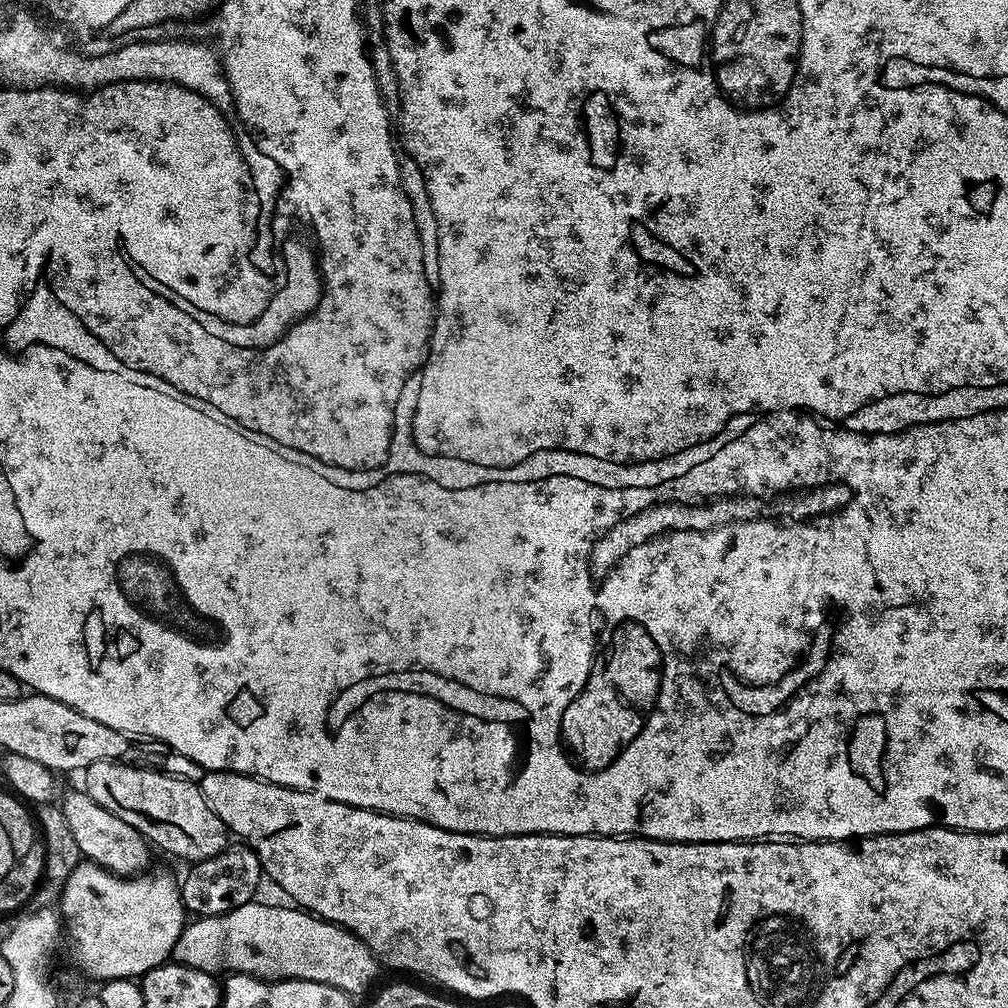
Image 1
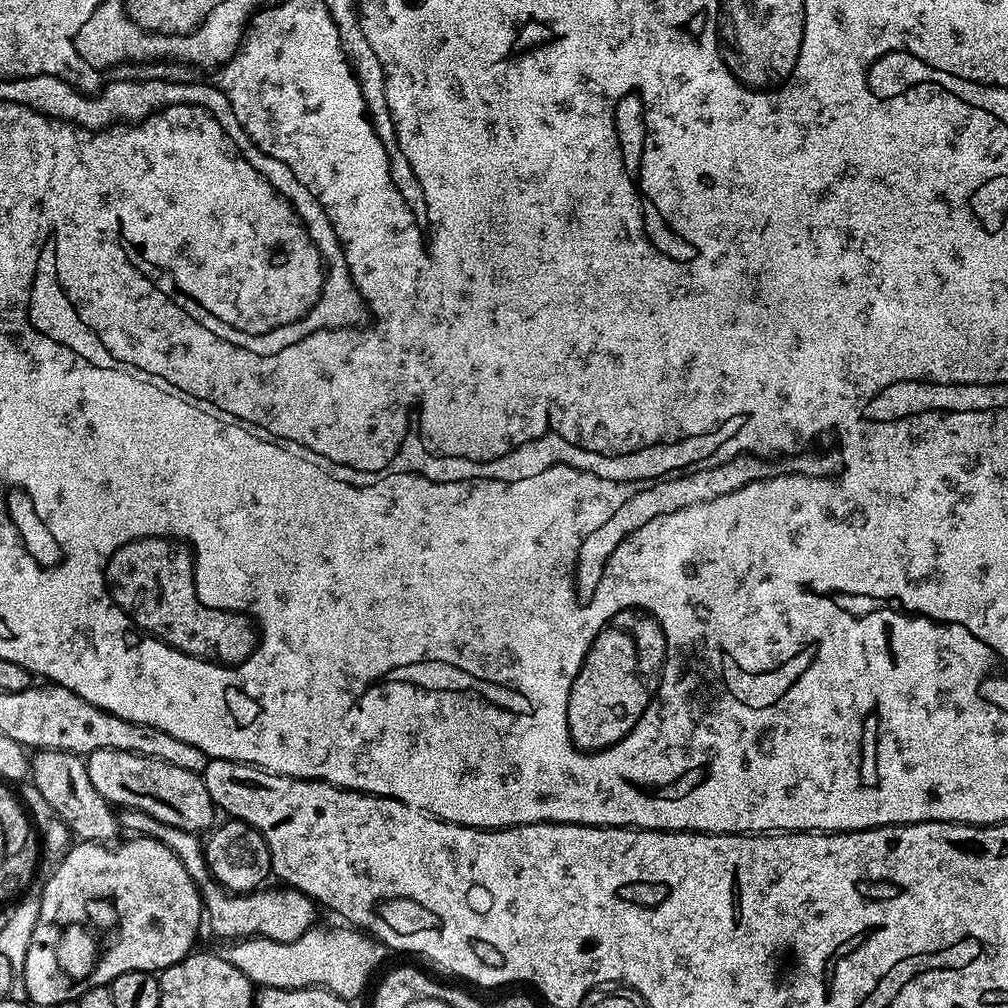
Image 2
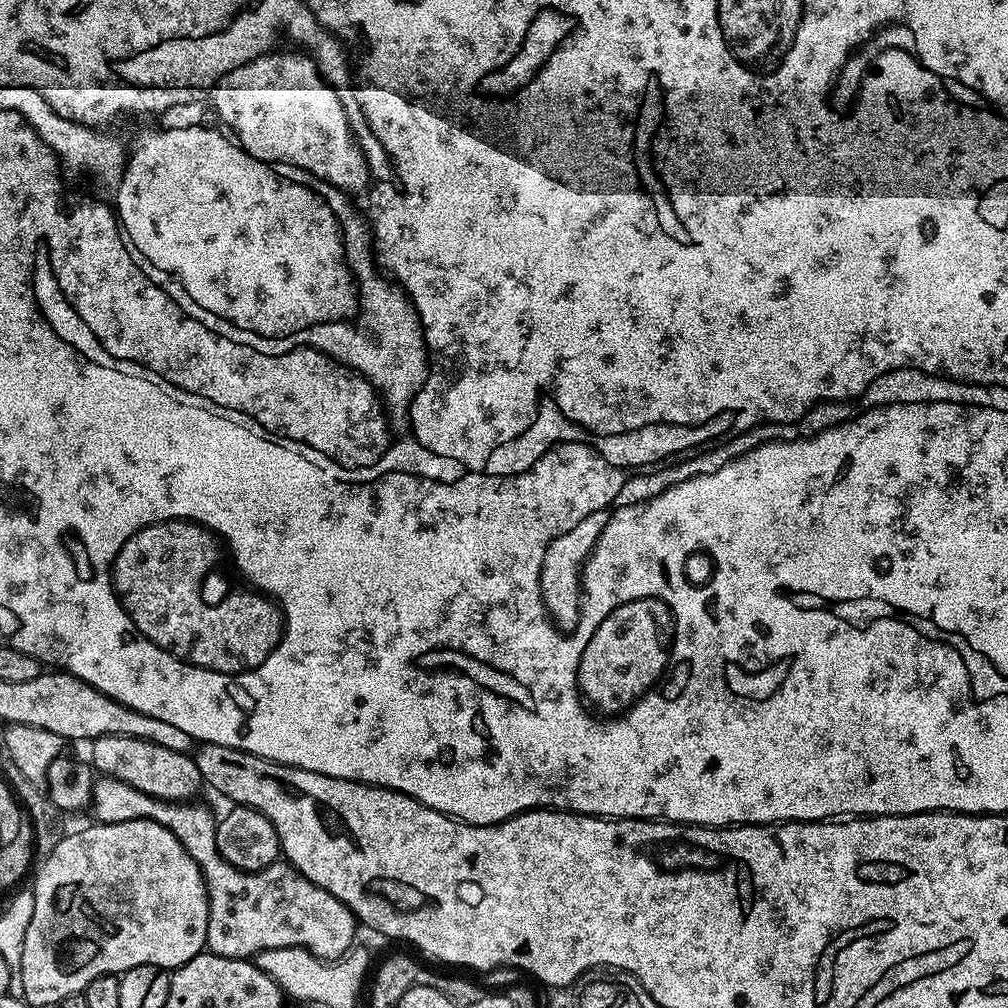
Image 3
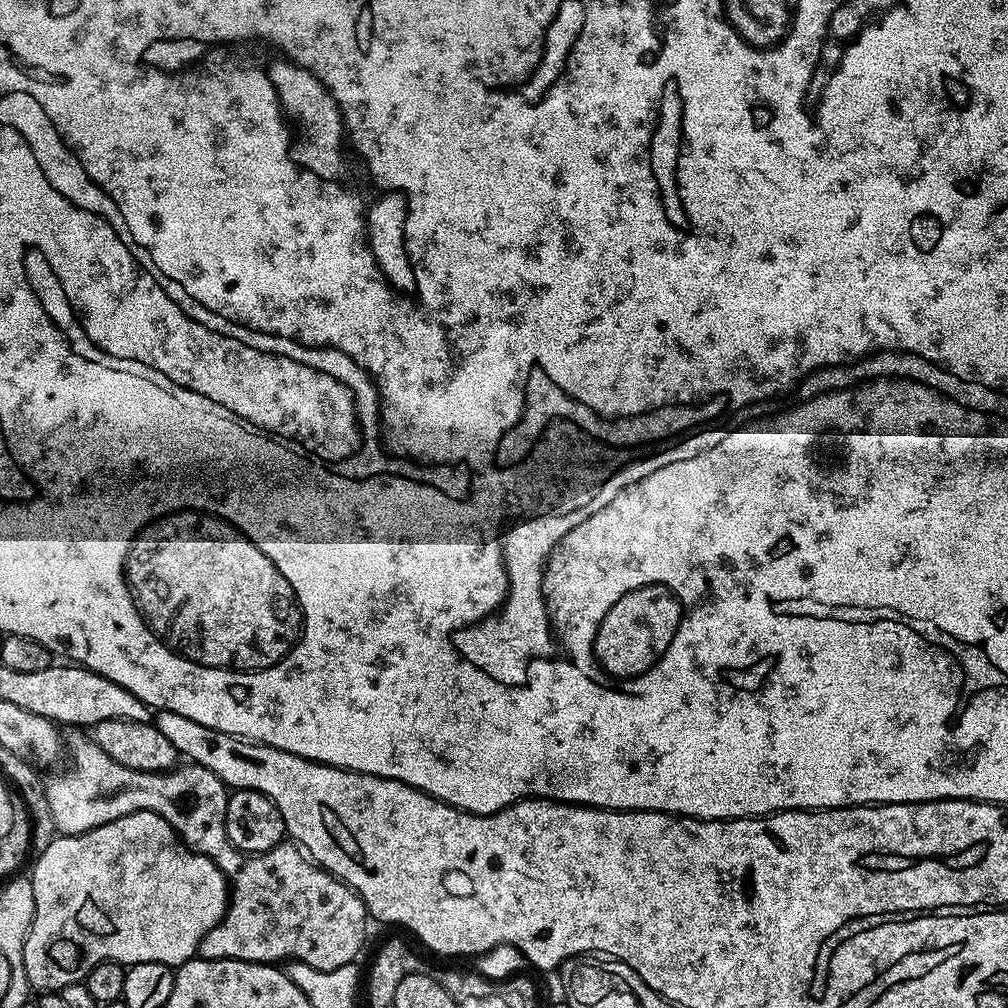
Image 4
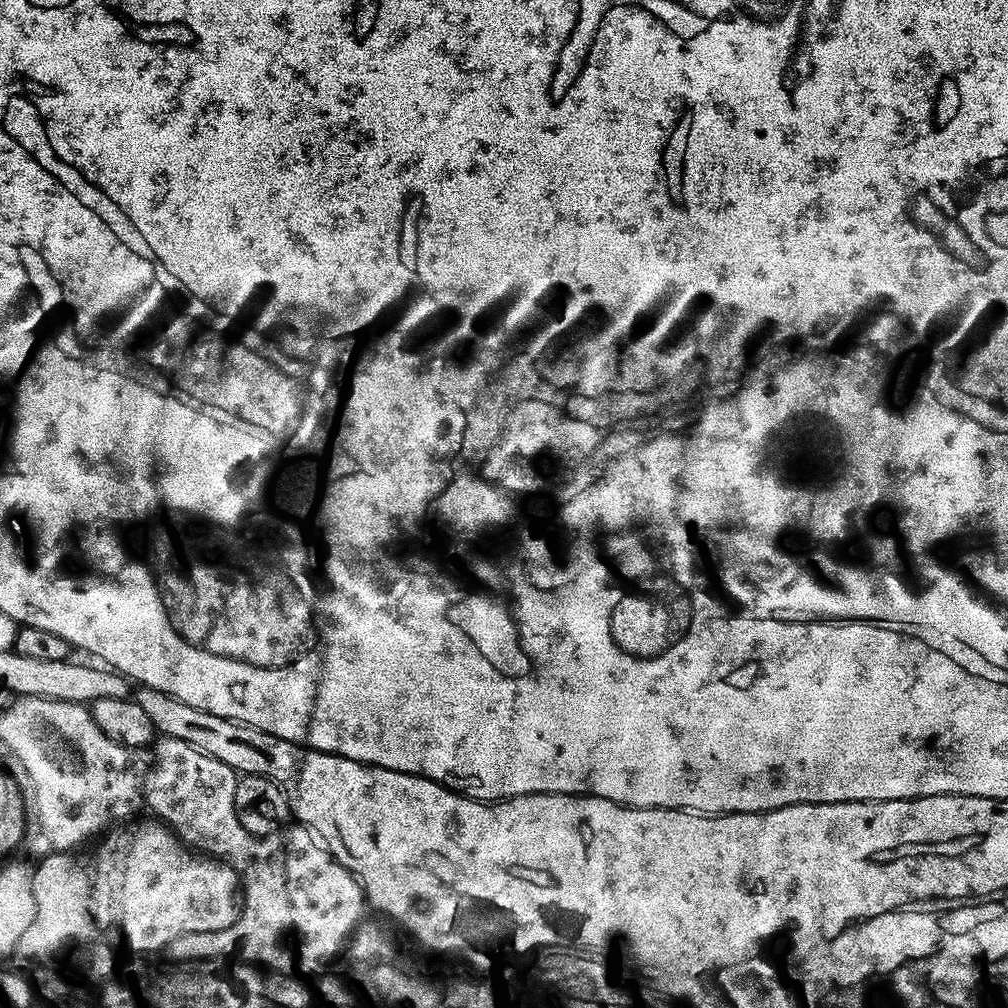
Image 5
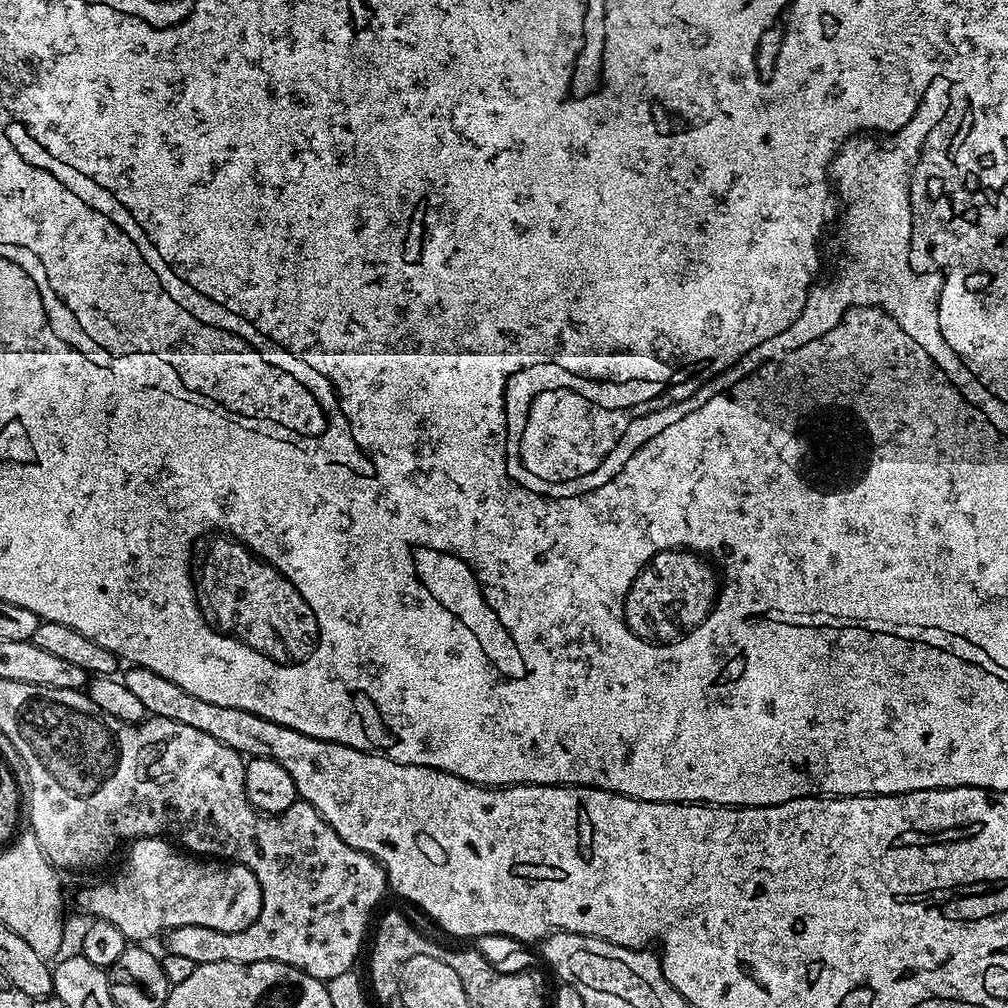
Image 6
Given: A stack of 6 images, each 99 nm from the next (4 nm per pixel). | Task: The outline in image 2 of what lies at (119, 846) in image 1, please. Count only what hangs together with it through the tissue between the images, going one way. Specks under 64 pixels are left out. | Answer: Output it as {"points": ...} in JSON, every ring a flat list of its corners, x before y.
{"points":[[41,748,31,757,30,780,36,789,54,806,54,810,66,822,73,837,80,842,112,842,117,839,118,816,113,805,94,790,94,782,90,782,87,763,80,760,72,750,50,750]]}

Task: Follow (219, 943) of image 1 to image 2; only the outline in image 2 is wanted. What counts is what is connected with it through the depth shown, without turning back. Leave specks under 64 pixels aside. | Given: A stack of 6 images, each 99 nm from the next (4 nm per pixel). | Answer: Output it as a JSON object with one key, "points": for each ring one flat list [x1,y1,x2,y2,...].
{"points":[[313,926,302,938,293,940,250,936,229,943,222,955,260,988,324,988,343,1000,355,1002,363,994,372,971,383,962,386,949,367,931,352,926,340,927,344,928]]}

